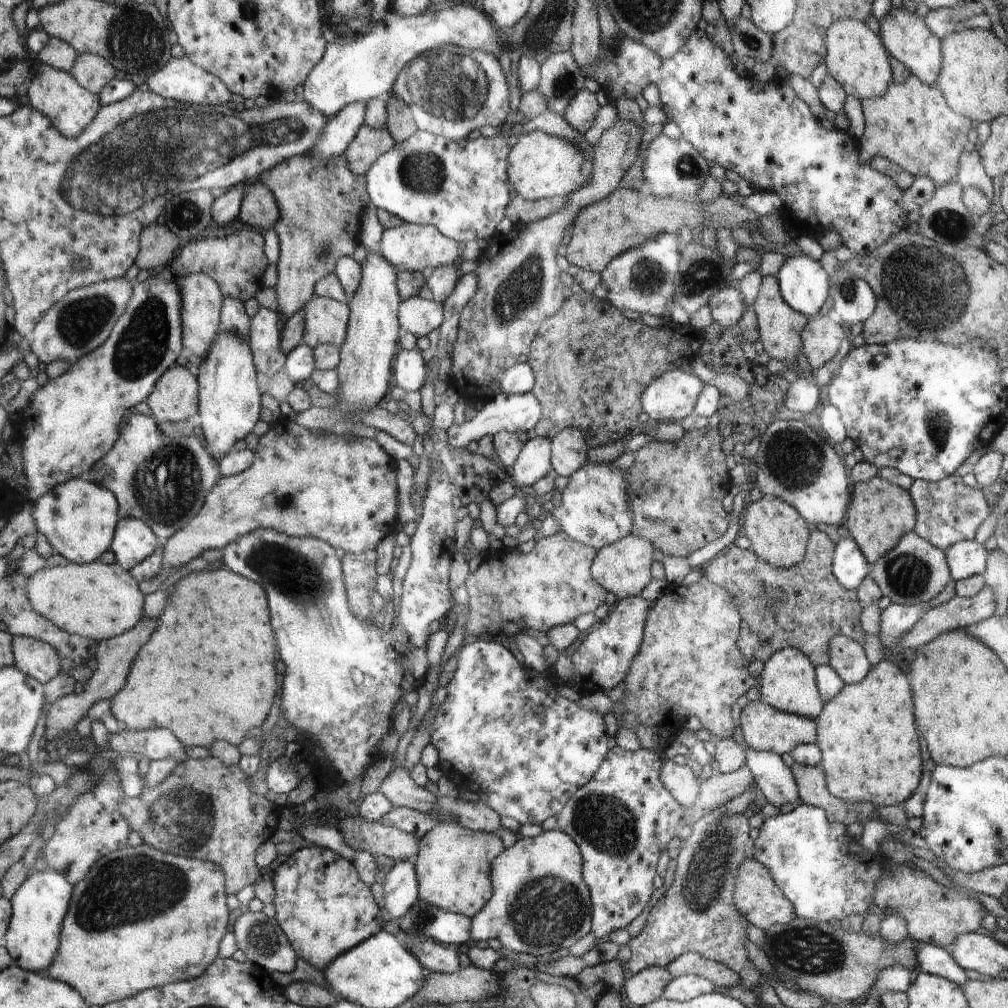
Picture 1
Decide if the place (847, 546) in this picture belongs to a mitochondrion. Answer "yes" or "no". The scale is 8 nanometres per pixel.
no

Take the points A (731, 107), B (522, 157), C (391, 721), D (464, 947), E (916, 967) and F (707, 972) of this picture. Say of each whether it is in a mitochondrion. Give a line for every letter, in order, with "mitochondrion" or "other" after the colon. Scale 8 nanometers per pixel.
A: other
B: other
C: other
D: other
E: other
F: other

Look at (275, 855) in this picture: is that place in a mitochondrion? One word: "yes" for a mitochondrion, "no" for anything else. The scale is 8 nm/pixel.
no

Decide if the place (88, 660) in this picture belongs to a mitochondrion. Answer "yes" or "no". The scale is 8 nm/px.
no

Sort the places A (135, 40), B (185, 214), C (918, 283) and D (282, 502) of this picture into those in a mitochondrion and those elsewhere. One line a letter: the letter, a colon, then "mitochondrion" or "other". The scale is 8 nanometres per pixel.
A: mitochondrion
B: mitochondrion
C: mitochondrion
D: mitochondrion

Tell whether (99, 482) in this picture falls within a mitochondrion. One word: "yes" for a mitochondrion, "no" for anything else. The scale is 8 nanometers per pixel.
no

